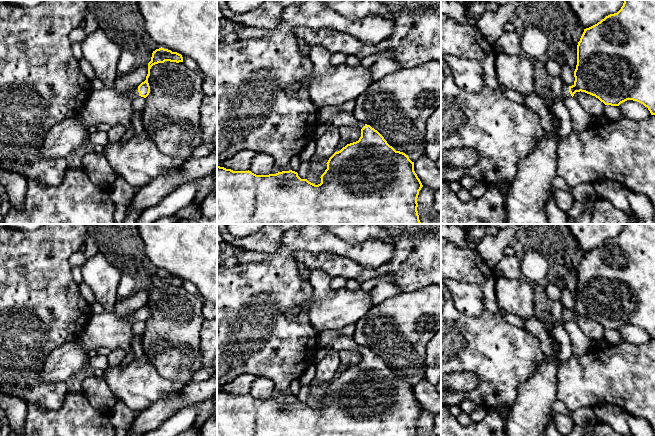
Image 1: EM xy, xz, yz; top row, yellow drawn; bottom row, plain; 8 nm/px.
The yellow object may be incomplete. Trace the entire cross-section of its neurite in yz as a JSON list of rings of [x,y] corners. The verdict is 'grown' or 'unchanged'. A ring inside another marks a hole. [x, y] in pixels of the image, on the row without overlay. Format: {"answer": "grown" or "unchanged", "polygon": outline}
{"answer": "grown", "polygon": [[[624,224],[621,233],[597,248],[584,253],[577,269],[577,289],[572,310],[564,309],[565,324],[576,316],[585,316],[605,329],[619,330],[627,324],[637,325],[655,339],[655,224]]]}

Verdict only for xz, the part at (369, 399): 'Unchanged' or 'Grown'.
Grown

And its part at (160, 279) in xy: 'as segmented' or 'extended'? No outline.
extended

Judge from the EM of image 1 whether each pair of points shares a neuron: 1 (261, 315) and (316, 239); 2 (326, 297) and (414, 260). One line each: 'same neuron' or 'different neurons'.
1: same neuron
2: different neurons

